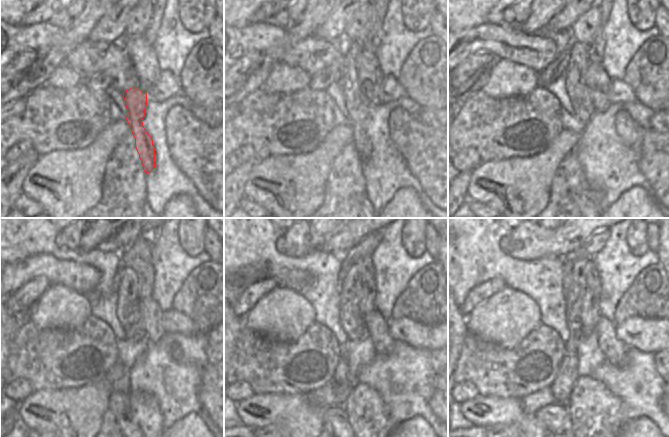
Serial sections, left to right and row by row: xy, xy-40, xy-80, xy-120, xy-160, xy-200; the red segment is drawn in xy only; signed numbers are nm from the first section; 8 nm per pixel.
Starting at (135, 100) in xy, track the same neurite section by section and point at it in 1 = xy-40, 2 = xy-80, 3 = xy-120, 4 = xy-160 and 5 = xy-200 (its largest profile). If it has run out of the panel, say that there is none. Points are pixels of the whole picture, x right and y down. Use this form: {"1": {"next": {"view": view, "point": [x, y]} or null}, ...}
{"1": {"next": {"view": "xy-40", "point": [357, 103]}}, "2": {"next": {"view": "xy-80", "point": [575, 84]}}, "3": {"next": {"view": "xy-120", "point": [128, 313]}}, "4": {"next": {"view": "xy-160", "point": [352, 321]}}, "5": {"next": {"view": "xy-200", "point": [574, 297]}}}

